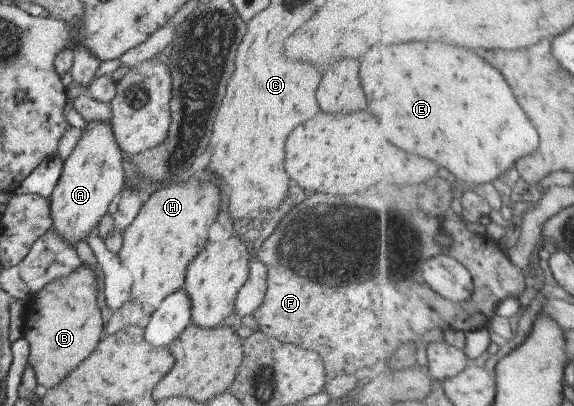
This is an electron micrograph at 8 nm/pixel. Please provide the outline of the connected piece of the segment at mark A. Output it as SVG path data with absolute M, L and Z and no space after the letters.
M91 120L80 130L80 138L61 164L61 171L51 192L49 214L52 228L74 248L74 243L84 237L100 216L107 213L110 200L122 188L125 175L122 173L123 155L115 143L111 125L104 121Z

